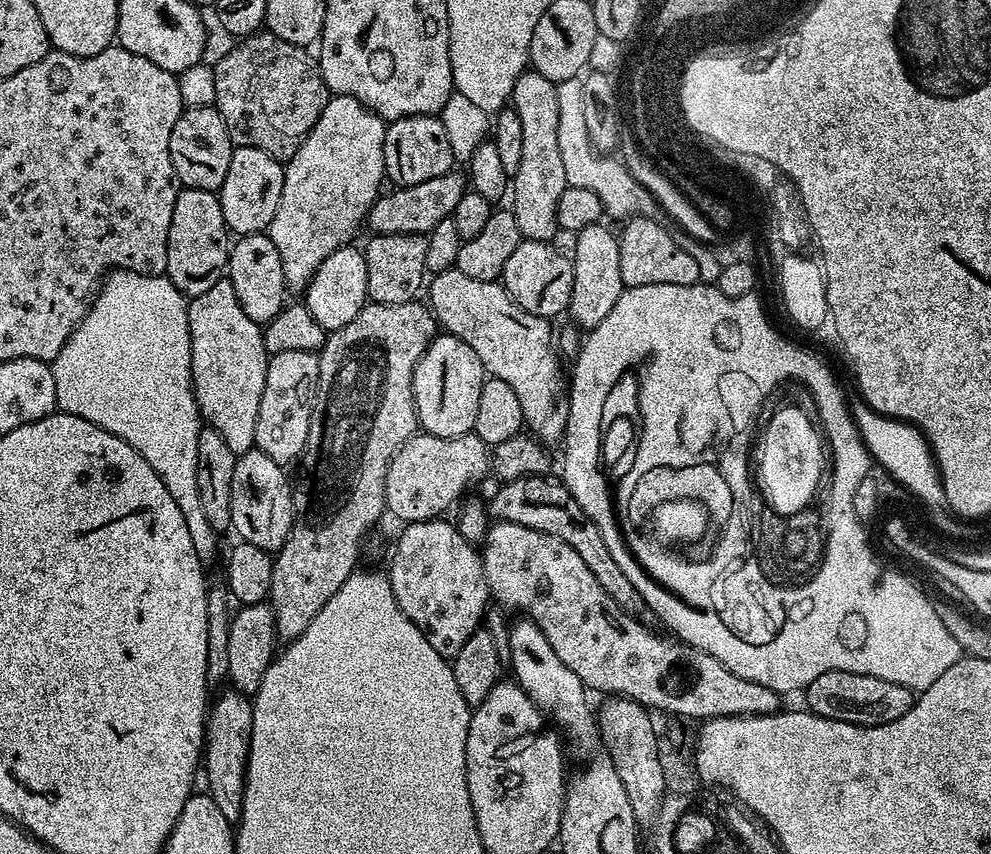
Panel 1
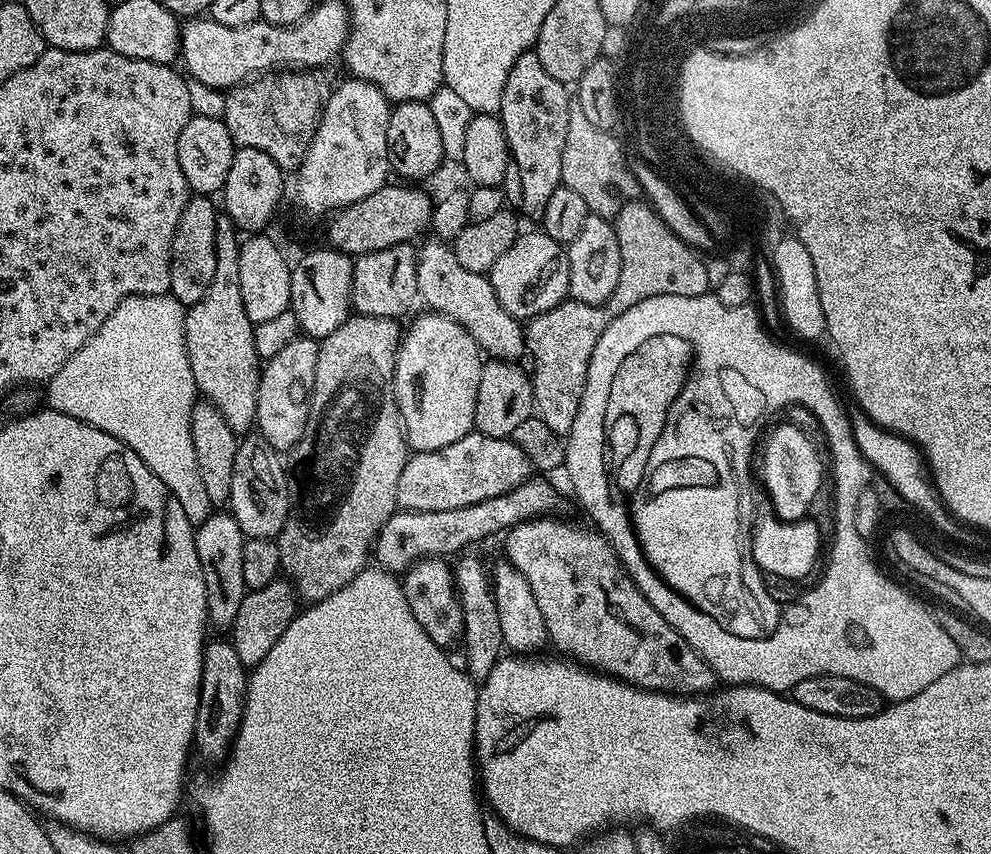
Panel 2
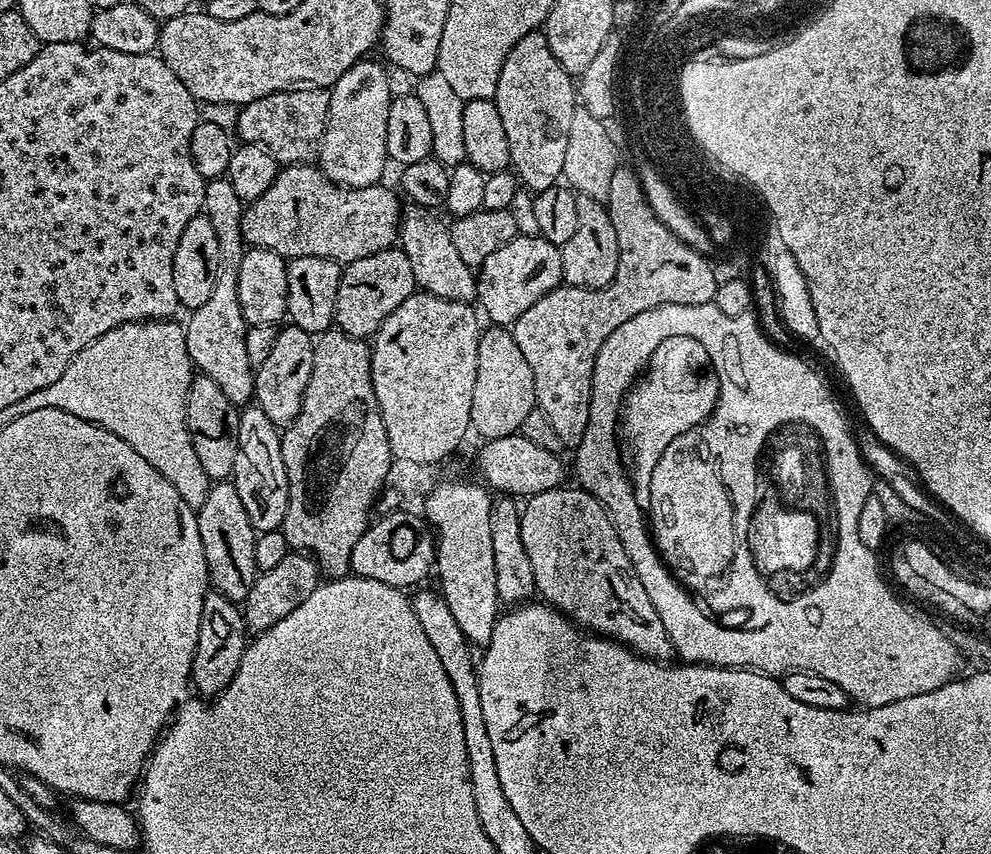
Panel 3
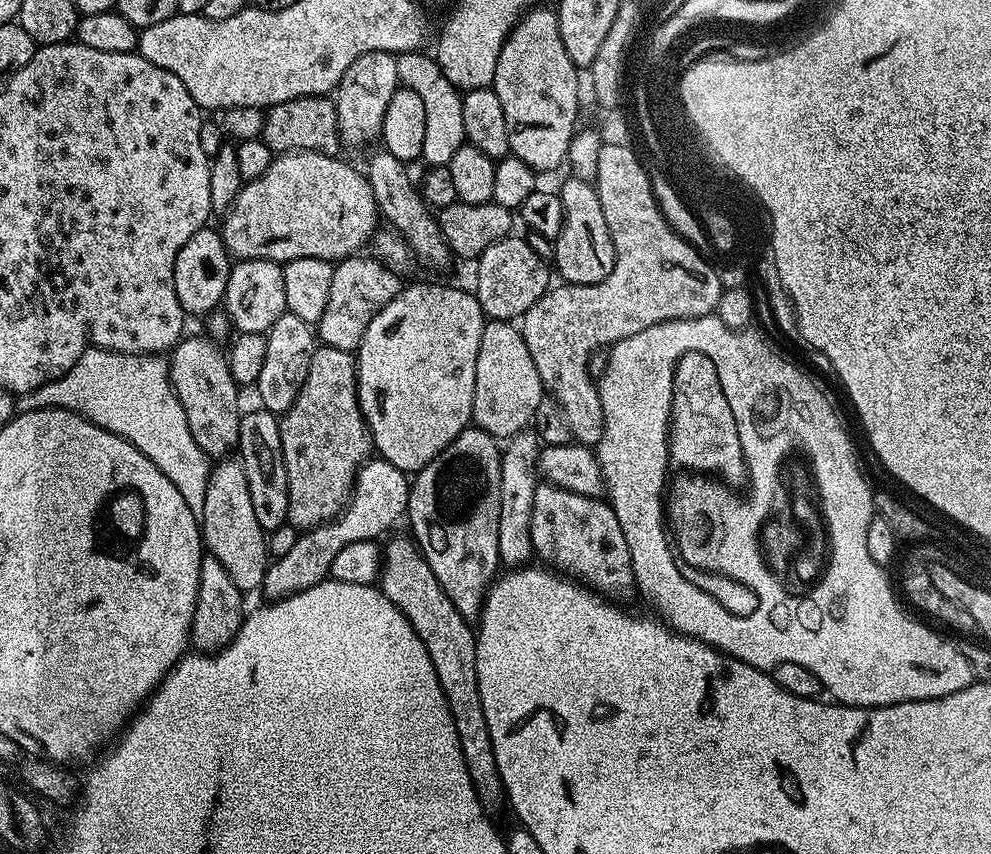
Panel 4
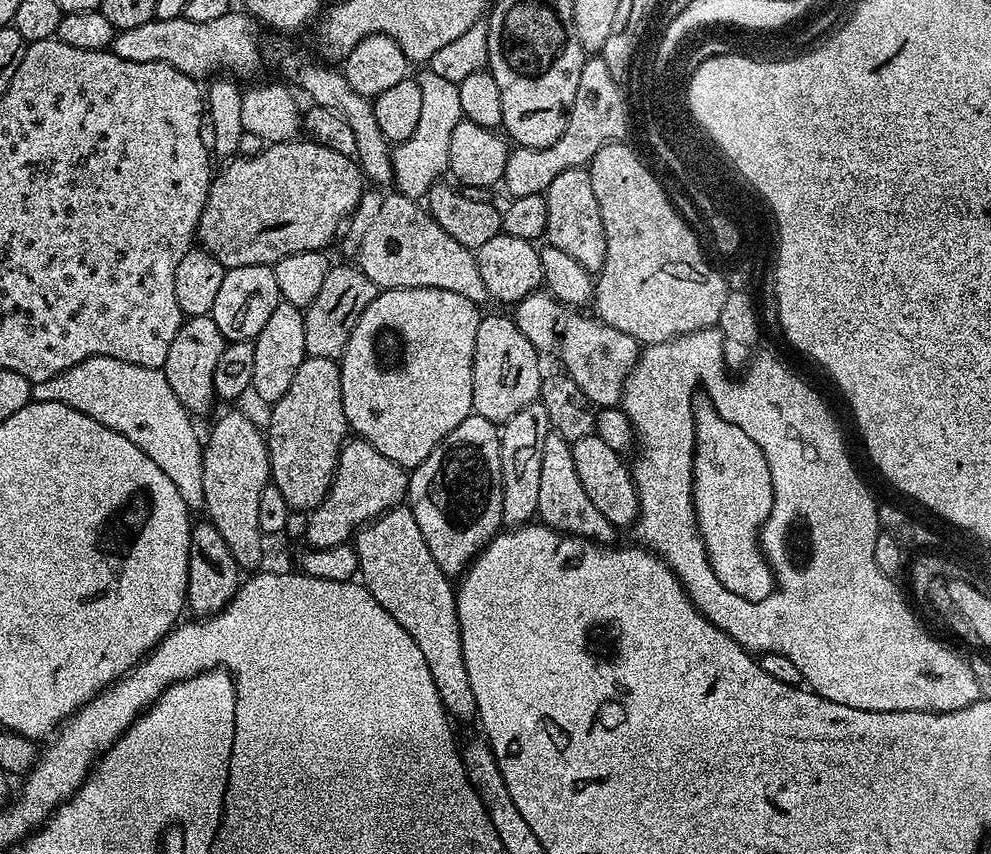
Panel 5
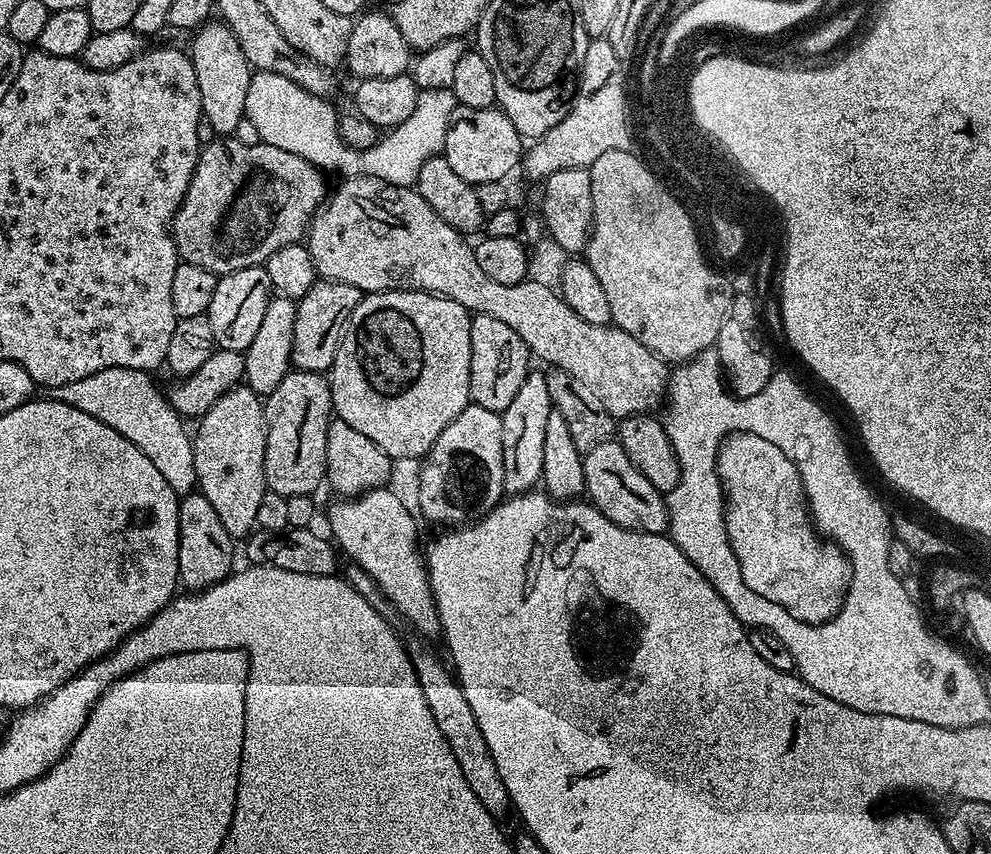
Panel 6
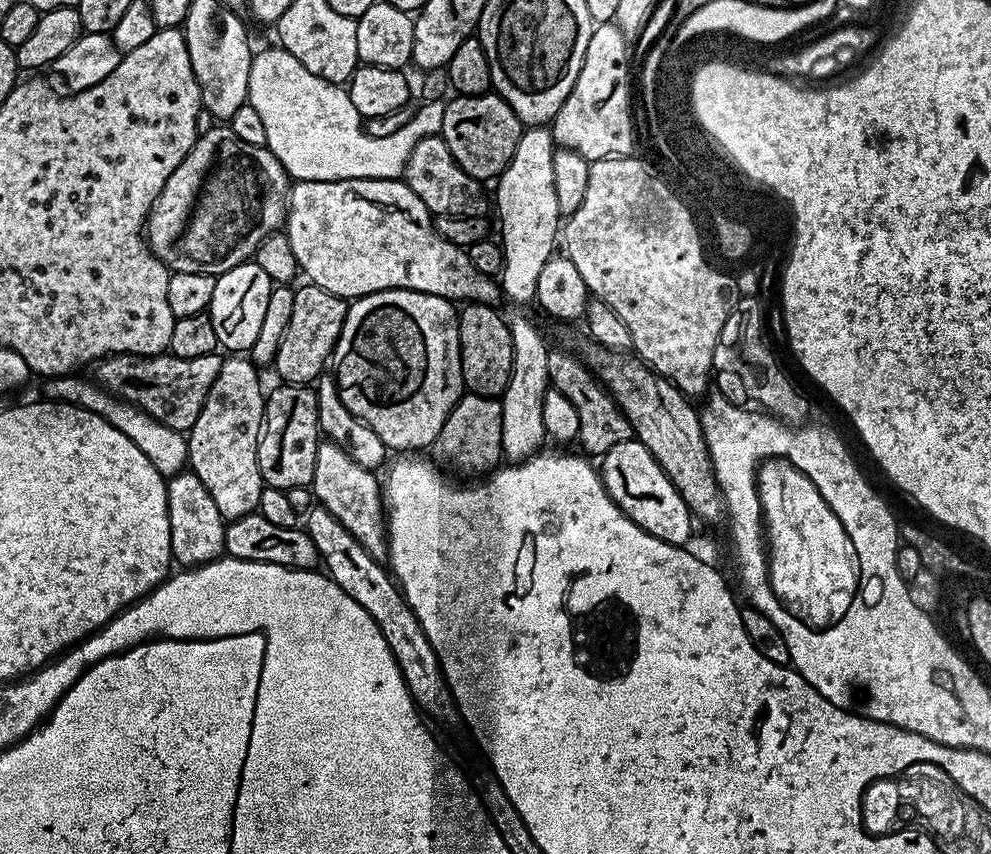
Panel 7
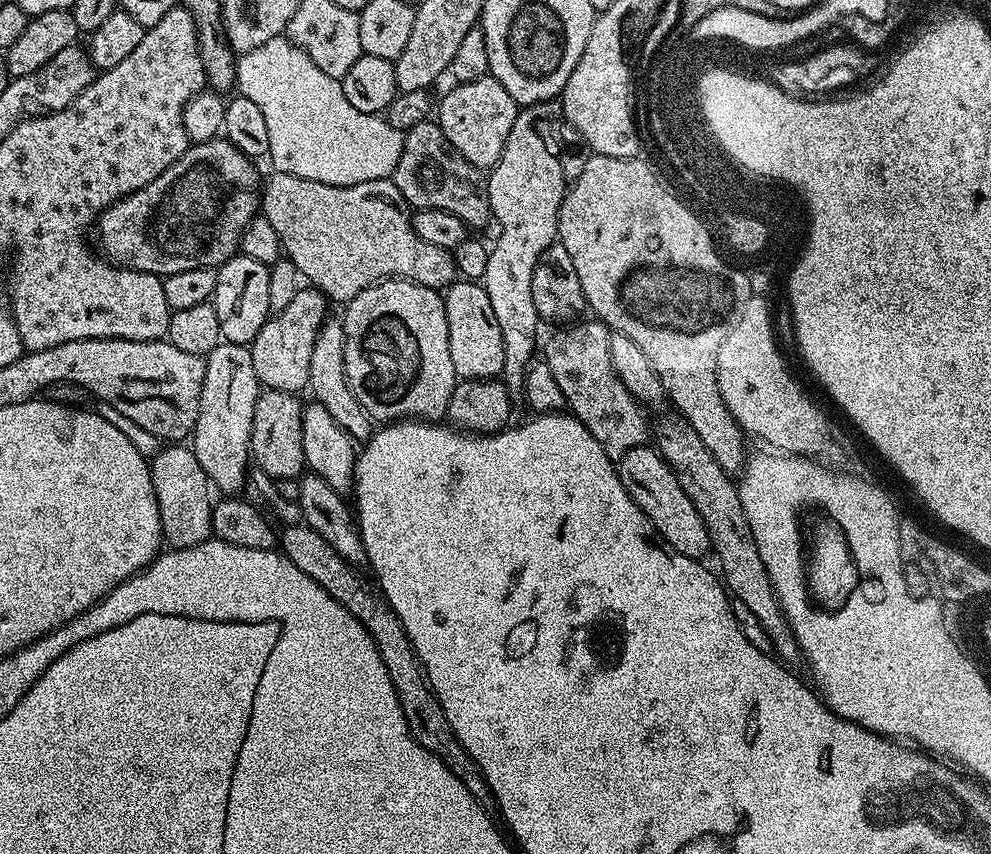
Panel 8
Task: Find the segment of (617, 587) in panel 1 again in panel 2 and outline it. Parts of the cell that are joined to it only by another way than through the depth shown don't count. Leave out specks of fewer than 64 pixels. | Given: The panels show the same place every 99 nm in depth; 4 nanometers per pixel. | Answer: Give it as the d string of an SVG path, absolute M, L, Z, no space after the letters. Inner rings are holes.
M537 478L529 479L528 483L523 484L522 486L518 486L514 490L510 490L506 494L498 494L498 498L486 498L486 502L474 502L470 506L462 506L458 510L442 510L441 512L406 512L403 510L397 510L392 513L392 517L385 522L382 526L382 530L380 533L376 535L376 539L374 541L374 560L379 567L383 568L385 572L390 572L393 574L403 574L408 571L409 568L412 567L413 564L418 563L420 560L427 560L429 558L448 558L451 557L451 552L459 553L461 550L459 548L464 548L467 544L472 543L474 540L484 540L487 536L496 536L503 533L505 530L514 527L515 524L521 524L522 522L526 522L527 520L534 520L537 518L548 518L553 514L559 513L556 512L560 508L560 492L555 488L554 485L551 484L551 479L548 478L540 478L544 480L536 480Z

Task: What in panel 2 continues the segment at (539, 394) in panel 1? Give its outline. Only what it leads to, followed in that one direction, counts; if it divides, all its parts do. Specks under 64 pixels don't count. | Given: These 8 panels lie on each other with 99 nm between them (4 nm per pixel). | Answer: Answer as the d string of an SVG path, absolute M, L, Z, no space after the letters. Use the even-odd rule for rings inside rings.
M432 238L429 244L419 245L418 262L419 299L441 316L449 316L461 324L476 339L476 344L489 357L519 361L526 352L526 332L521 321L511 316L498 302L492 289L491 279L485 273L464 269L454 258L451 243ZM489 352L489 353L488 353Z

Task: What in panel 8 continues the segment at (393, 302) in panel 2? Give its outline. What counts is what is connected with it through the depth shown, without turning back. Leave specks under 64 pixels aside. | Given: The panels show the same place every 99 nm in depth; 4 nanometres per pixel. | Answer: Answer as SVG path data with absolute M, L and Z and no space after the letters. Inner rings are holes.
M301 286L298 294L294 294L294 299L286 305L286 310L269 315L250 345L254 373L265 389L300 394L309 387L310 358L319 331L329 319L328 307L330 301L320 289Z

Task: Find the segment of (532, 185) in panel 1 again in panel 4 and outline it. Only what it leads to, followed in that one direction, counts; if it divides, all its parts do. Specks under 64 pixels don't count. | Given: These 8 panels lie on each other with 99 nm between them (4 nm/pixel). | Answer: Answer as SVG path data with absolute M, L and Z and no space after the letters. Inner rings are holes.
M536 6L524 13L512 27L502 50L498 54L498 66L490 87L502 102L506 113L508 147L511 155L522 158L537 174L552 172L568 159L568 148L572 137L578 132L576 115L580 112L580 76L575 62L564 45L564 35L560 29L560 18L555 11Z

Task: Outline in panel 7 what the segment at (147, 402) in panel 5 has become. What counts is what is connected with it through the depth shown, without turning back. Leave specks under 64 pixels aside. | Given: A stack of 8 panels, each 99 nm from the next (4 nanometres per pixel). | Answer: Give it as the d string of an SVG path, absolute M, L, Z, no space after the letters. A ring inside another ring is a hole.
M80 374L48 378L41 383L44 385L41 386L39 395L46 400L60 400L64 404L85 408L106 418L106 422L110 422L114 430L122 430L122 434L126 434L126 438L130 438L130 442L134 442L134 446L138 446L138 450L142 450L142 454L146 454L146 458L154 462L154 470L158 470L158 474L166 478L177 476L179 472L188 468L188 437L185 433L176 432L170 426L159 424L141 408L136 408L127 400L121 400L108 389L100 387L99 383L89 380L83 380Z

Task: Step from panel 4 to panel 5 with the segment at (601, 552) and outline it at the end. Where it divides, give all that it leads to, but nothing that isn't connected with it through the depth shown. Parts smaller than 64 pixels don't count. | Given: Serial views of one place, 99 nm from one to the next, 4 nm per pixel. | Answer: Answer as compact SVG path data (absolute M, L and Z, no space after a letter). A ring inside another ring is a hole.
M549 431L548 436L544 439L542 479L538 490L536 515L539 523L555 528L557 532L570 536L582 536L589 542L605 546L613 543L614 525L604 517L602 510L598 510L598 506L594 506L594 502L590 502L590 494L586 494L586 490L574 470L572 445L566 442L566 438L562 438L553 431Z

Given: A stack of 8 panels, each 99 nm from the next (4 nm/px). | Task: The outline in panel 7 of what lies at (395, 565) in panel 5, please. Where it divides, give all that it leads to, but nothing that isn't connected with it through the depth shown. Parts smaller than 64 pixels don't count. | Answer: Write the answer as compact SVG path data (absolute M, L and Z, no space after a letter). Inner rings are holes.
M321 439L314 454L314 478L310 485L315 503L319 507L330 510L362 546L366 546L369 554L378 561L383 561L388 555L388 541L386 539L386 513L382 484L377 473L371 468L363 468L350 458L334 441Z

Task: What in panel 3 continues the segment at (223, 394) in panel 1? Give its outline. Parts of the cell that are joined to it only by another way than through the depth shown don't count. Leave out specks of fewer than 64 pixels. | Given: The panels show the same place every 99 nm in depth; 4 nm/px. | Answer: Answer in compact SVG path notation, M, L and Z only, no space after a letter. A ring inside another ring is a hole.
M227 178L209 179L205 183L202 212L210 218L218 238L218 278L210 298L206 298L202 306L191 309L189 316L192 317L184 328L186 350L192 359L193 369L214 378L214 382L218 382L218 390L222 390L222 394L226 394L226 398L237 406L247 405L256 390L254 366L246 355L246 334L250 326L244 320L242 306L238 302L238 270L246 251L240 229L245 207L245 201L234 194L234 186L230 186Z

